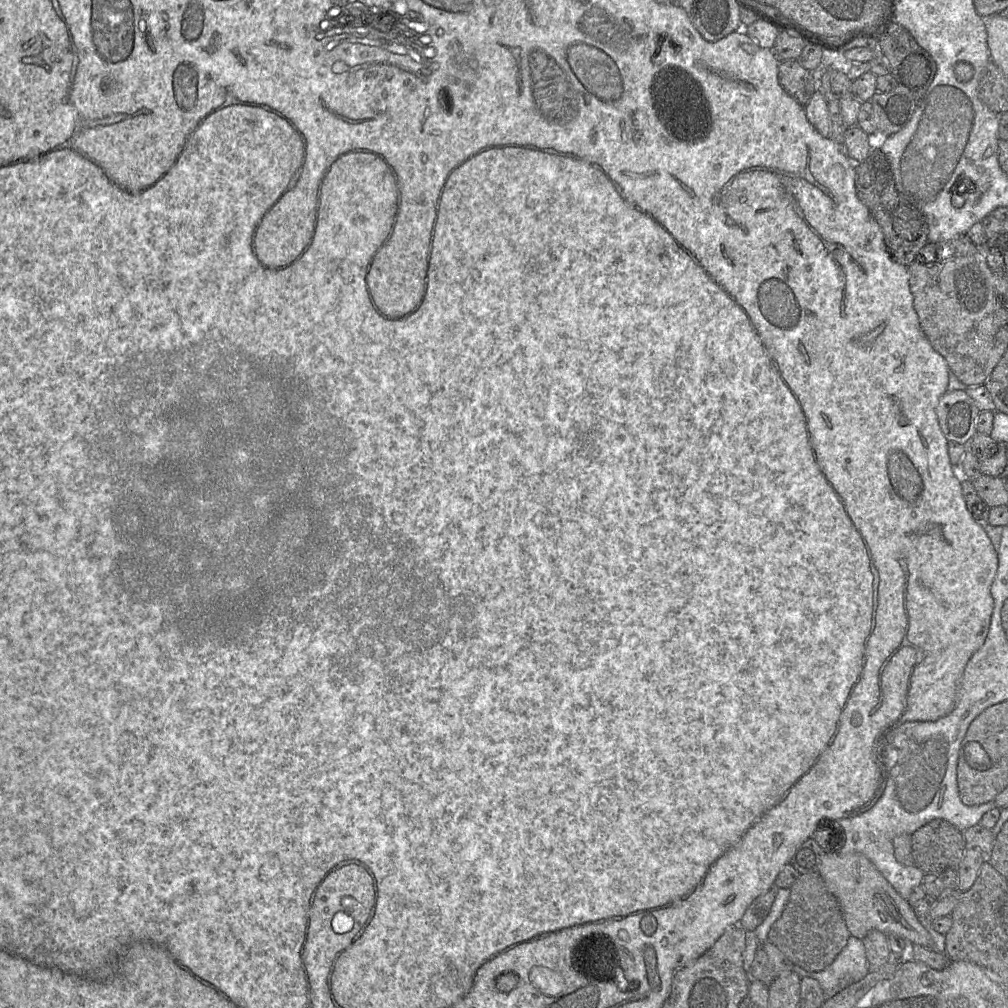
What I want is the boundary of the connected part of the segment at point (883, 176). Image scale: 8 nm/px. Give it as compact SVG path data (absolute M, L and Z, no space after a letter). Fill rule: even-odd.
M872 148L863 162L855 164L855 187L858 198L878 222L893 260L904 266L911 265L916 261L920 250L929 242L928 220L922 208L912 195L896 184L890 162L880 148Z

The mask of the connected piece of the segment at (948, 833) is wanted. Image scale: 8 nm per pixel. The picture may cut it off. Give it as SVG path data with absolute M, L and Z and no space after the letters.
M933 819L911 835L914 865L925 874L941 875L947 869L958 869L967 844L955 825L944 819Z

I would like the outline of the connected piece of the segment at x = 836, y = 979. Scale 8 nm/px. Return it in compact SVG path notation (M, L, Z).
M850 935L845 947L826 969L808 972L794 965L793 971L800 978L808 977L817 980L825 993L826 1000L845 987L862 980L869 973L869 964L863 941Z

